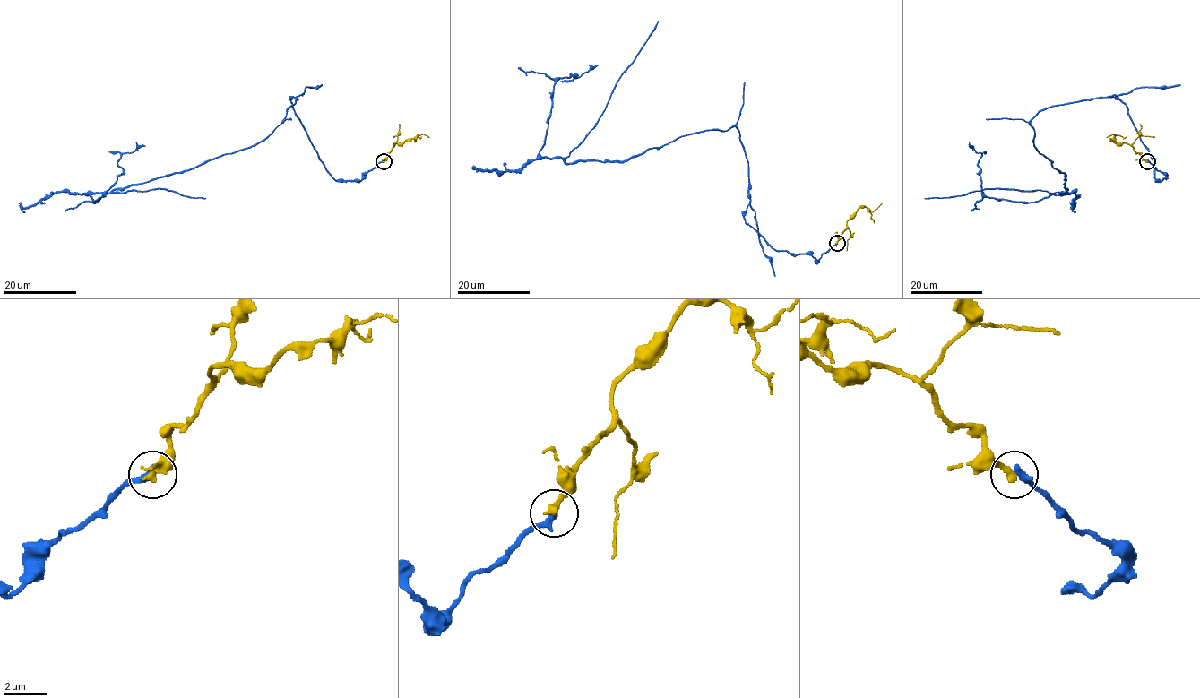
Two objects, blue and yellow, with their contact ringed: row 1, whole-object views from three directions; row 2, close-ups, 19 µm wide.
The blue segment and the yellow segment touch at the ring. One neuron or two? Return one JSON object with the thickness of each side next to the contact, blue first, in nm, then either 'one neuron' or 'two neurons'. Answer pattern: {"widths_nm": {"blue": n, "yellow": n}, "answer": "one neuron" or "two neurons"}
{"widths_nm": {"blue": 340, "yellow": 340}, "answer": "two neurons"}

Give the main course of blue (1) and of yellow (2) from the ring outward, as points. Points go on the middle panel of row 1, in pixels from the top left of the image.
1: (836, 243), (816, 261), (746, 223), (735, 126), (624, 160), (539, 154), (555, 83), (598, 64)
2: (836, 243), (846, 228), (847, 220), (859, 208), (866, 207), (872, 212), (882, 202)

